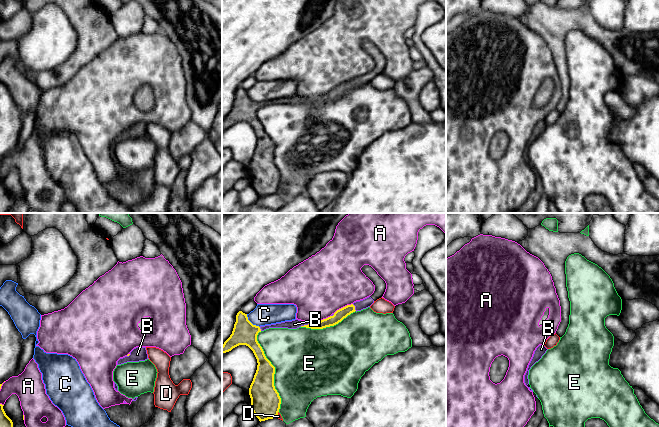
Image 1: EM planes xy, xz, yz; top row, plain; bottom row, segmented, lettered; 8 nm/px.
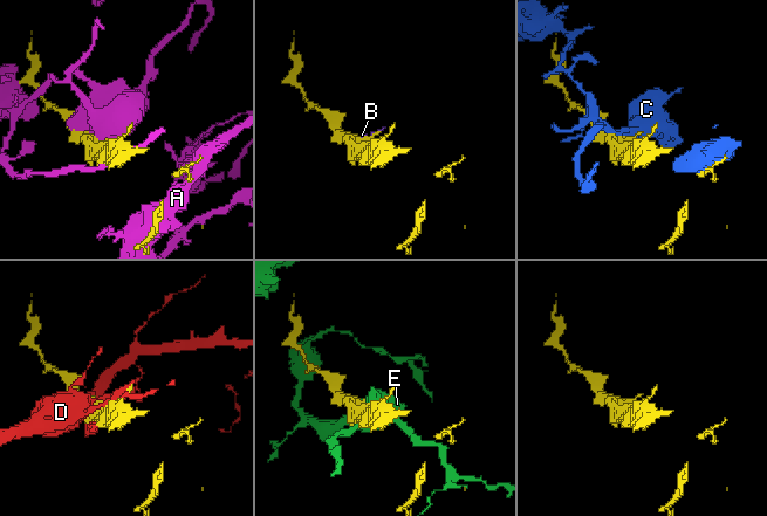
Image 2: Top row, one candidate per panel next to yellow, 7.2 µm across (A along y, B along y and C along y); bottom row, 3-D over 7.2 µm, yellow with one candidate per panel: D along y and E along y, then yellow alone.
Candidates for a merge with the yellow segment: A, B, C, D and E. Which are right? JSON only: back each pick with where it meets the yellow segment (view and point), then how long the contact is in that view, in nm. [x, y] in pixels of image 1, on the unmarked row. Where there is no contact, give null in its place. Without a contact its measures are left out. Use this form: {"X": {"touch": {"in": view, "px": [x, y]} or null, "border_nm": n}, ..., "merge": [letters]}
{"B": {"touch": {"in": "xz", "px": [305, 101]}, "border_nm": 90}, "merge": ["B"]}

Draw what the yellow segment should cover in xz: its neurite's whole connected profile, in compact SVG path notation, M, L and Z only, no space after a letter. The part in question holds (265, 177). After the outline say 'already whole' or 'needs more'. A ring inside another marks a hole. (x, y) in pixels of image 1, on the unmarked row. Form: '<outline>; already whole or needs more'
M364 41L361 46L375 61L374 69L363 76L356 77L351 81L337 86L330 93L319 98L308 99L295 95L259 103L253 101L248 96L247 90L242 87L237 89L232 110L222 121L222 129L229 128L239 121L246 121L253 127L258 141L249 164L251 174L250 185L260 198L276 194L280 185L281 174L274 162L275 143L266 134L262 123L258 119L258 109L269 104L297 105L299 103L306 103L311 105L323 105L338 100L355 87L361 87L370 83L377 75L383 72L386 59L371 42Z; needs more

